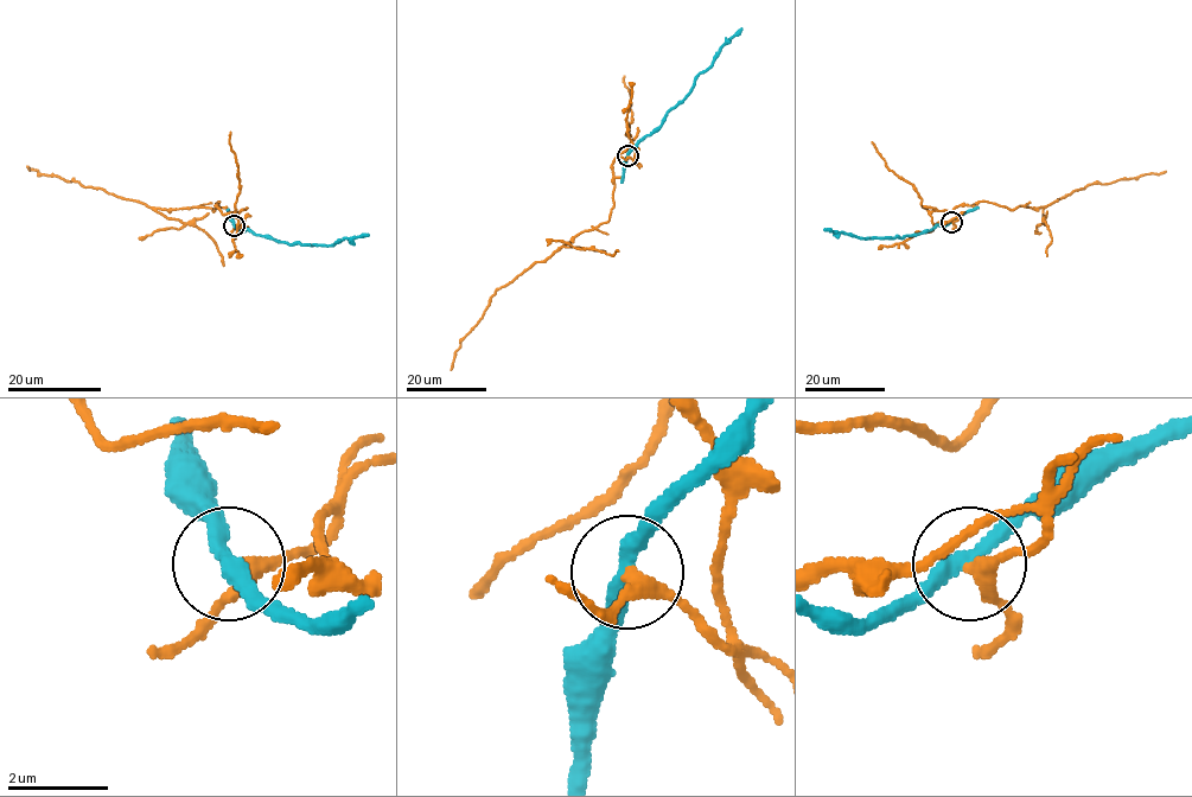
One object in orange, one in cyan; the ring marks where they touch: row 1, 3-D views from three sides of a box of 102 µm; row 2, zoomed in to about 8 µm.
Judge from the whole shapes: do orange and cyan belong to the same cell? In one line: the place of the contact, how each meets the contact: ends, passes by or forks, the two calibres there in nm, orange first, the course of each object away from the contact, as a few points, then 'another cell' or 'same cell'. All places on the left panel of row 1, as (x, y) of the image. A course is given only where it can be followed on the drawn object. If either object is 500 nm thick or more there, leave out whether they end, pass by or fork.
place (234, 225); orange passes by; cyan passes by; calibres 280 and 320 nm; course orange (235, 225), (243, 222), (236, 228), (237, 212), (223, 214), (220, 201), (214, 211), (152, 208), (26, 166); course cyan (235, 225), (293, 244), (331, 246), (369, 234); another cell

